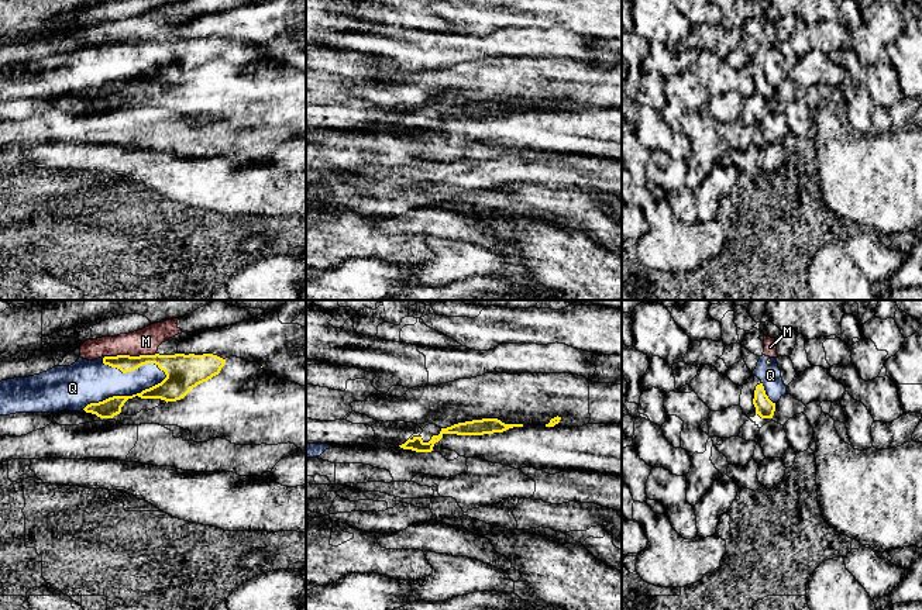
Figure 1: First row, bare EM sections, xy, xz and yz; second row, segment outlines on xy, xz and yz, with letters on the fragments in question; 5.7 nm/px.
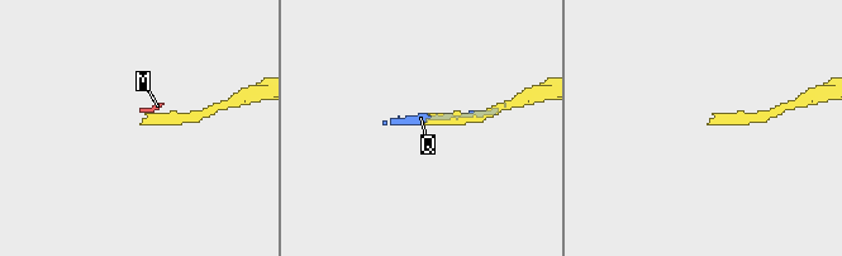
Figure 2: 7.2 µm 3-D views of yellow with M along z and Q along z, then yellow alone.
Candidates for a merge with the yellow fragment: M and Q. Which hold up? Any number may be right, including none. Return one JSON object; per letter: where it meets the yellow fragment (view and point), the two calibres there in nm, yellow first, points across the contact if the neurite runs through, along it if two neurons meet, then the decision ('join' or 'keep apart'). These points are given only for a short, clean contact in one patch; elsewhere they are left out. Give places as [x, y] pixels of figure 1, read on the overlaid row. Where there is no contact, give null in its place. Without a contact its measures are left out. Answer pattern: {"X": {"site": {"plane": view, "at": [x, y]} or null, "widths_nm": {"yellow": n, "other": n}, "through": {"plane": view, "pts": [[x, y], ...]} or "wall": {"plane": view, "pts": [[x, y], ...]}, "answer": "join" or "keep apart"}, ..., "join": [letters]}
{"M": {"site": {"plane": "xy", "at": [128, 355]}, "widths_nm": {"yellow": 110, "other": 150}, "wall": {"plane": "xy", "pts": [[155, 352], [105, 357]]}, "answer": "keep apart"}, "Q": {"site": {"plane": "xy", "at": [124, 396]}, "widths_nm": {"yellow": 120, "other": 240}, "answer": "join"}, "join": ["Q"]}

